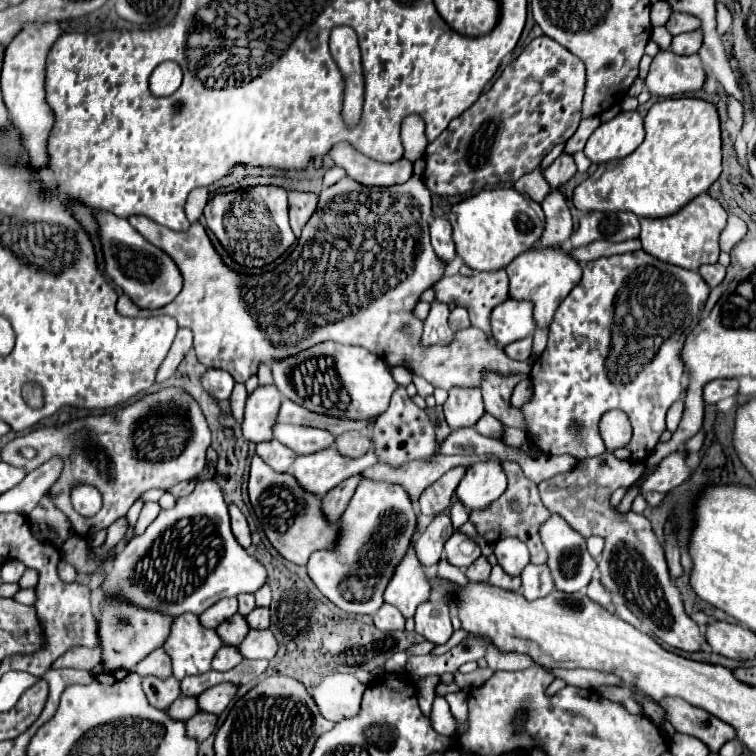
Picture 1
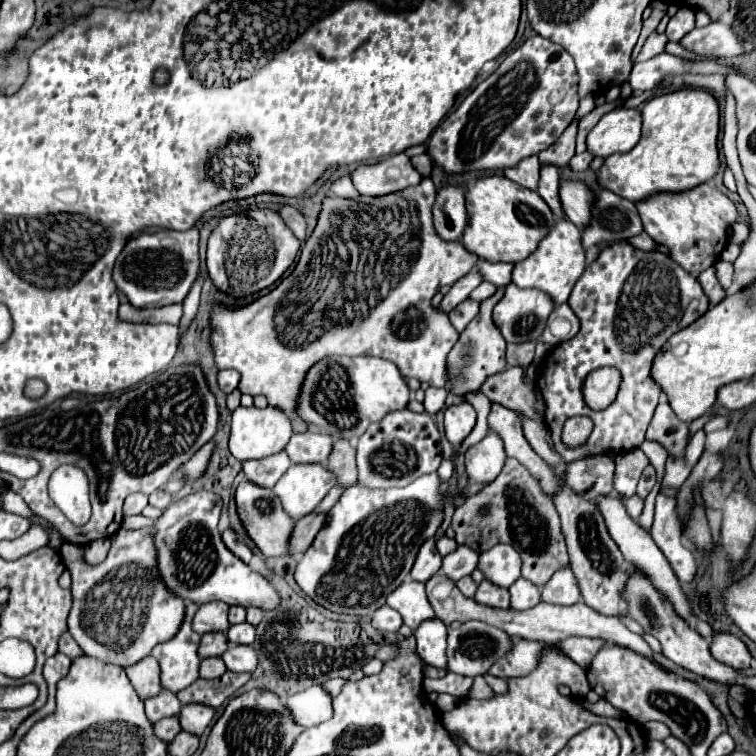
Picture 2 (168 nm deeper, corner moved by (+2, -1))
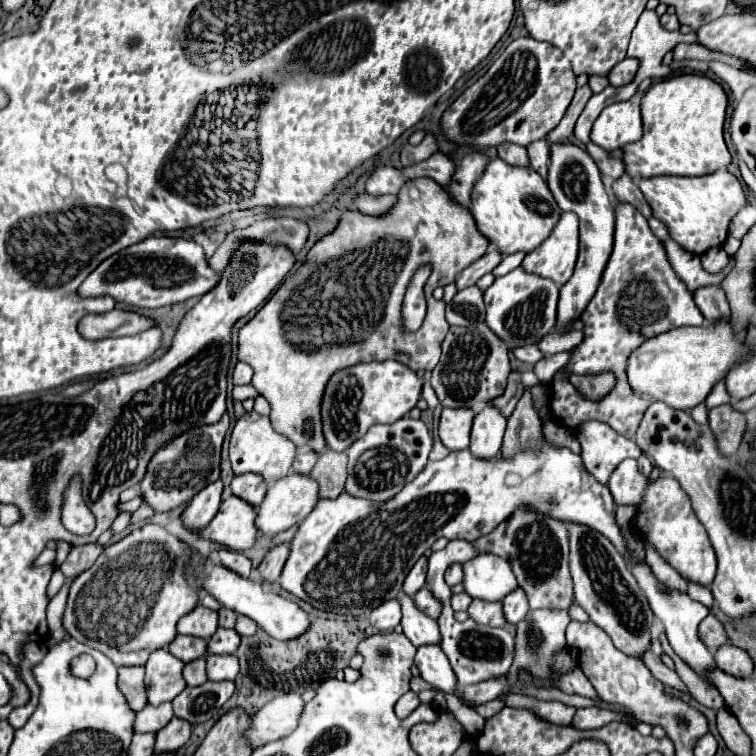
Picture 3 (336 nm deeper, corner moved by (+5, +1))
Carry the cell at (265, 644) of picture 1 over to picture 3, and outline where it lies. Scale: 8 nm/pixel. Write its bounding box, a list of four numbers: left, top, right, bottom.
[207,655,239,681]

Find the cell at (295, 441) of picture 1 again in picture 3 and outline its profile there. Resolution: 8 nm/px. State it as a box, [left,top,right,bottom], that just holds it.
[293,451,319,475]

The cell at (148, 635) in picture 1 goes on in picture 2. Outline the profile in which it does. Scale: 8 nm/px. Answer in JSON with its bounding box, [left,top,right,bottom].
[60,527,186,667]

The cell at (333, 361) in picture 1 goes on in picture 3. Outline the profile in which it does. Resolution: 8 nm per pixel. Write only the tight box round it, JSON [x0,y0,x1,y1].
[321,361,421,451]

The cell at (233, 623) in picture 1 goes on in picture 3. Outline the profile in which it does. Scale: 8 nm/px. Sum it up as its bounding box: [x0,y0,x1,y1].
[169,635,207,663]

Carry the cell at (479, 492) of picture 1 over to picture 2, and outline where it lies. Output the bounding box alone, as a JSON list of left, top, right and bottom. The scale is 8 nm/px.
[466,431,506,483]

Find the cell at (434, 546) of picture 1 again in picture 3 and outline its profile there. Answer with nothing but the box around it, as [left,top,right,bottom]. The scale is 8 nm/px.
[403,557,427,595]

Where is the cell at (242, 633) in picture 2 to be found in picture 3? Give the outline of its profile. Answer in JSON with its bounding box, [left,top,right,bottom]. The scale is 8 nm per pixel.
[209,627,241,655]

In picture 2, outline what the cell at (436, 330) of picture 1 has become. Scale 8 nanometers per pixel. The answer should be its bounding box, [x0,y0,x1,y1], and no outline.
[440,269,482,313]

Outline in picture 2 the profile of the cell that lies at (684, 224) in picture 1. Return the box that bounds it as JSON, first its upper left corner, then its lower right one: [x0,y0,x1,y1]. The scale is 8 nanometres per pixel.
[636,183,740,277]

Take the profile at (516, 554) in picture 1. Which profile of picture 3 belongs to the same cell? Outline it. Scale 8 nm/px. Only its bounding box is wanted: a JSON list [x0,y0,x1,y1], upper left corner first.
[463,553,517,601]

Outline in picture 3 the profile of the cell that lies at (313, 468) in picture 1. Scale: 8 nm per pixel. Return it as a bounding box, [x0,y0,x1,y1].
[255,473,319,535]

